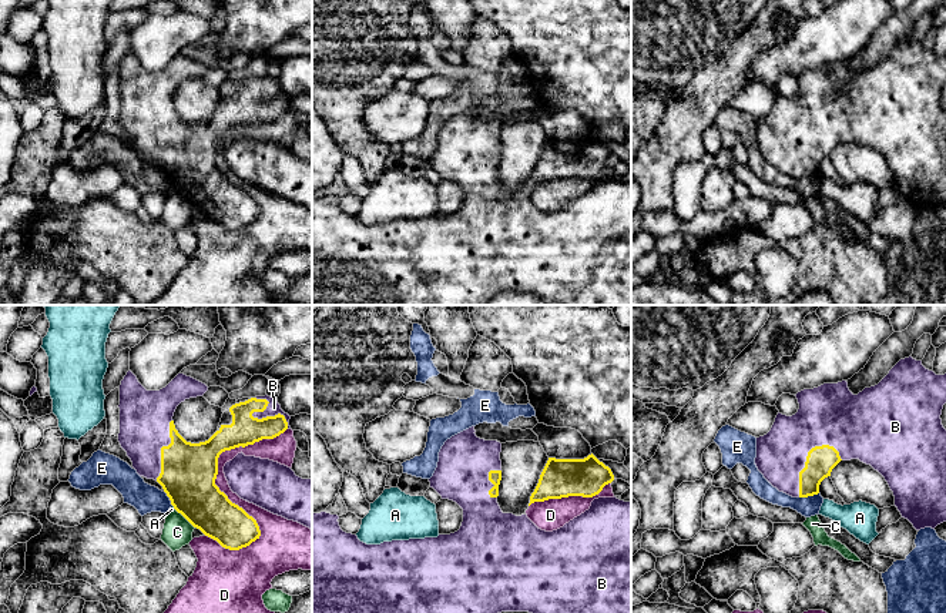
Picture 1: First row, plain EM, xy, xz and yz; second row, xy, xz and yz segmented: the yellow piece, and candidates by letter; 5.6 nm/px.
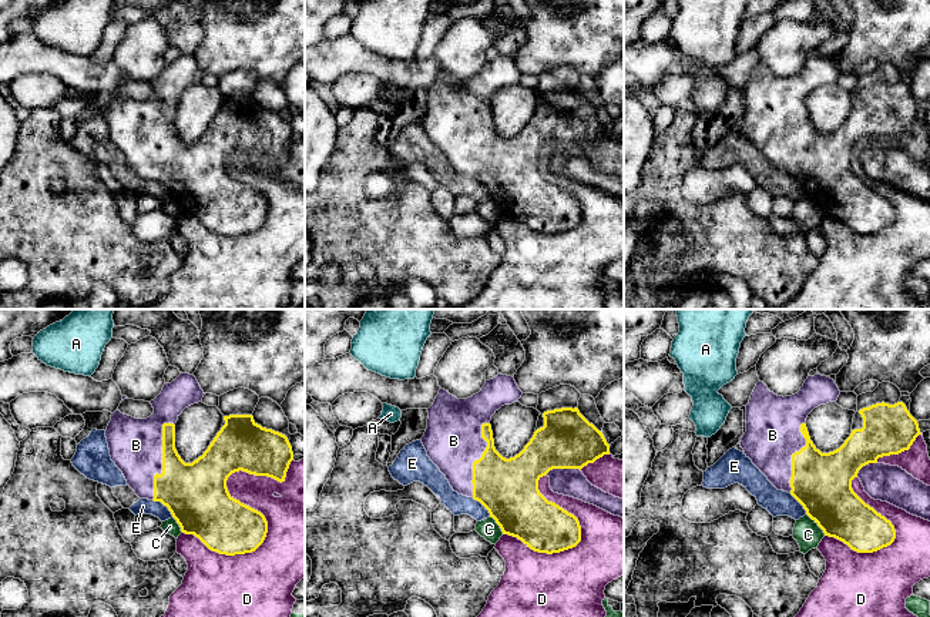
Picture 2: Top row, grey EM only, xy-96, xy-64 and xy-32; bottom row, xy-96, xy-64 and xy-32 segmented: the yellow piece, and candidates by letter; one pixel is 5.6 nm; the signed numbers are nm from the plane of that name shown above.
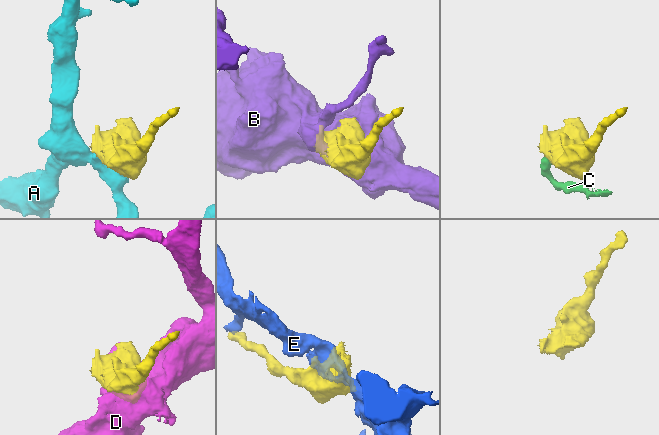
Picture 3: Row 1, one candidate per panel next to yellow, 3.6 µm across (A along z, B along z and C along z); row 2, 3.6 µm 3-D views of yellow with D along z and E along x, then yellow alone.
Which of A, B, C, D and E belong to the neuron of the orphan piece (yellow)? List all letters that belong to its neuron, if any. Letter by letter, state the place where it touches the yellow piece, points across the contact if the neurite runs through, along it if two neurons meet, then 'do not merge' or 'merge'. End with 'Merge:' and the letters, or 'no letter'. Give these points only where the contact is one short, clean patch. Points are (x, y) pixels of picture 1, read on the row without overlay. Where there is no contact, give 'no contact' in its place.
A: contact xy (174, 188); border xy (173, 186), (175, 190); do not merge
B: contact yz (805, 143); merge
C: contact xy (185, 198); border xy (175, 190), (194, 208); do not merge
D: contact xy (214, 163); do not merge
E: contact yz (808, 176); do not merge
Merge: B

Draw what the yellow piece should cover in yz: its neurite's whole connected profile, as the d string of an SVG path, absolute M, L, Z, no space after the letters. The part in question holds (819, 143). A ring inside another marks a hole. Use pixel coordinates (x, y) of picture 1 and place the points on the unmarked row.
M909 37L900 40L878 66L865 68L858 76L842 61L804 70L795 77L798 93L792 97L778 93L771 111L757 118L755 145L774 168L792 178L818 175L821 163L831 157L841 141L859 140L885 158L893 172L895 187L916 211L935 210L946 202L946 110L940 100L946 84L946 54L936 56L922 41Z

